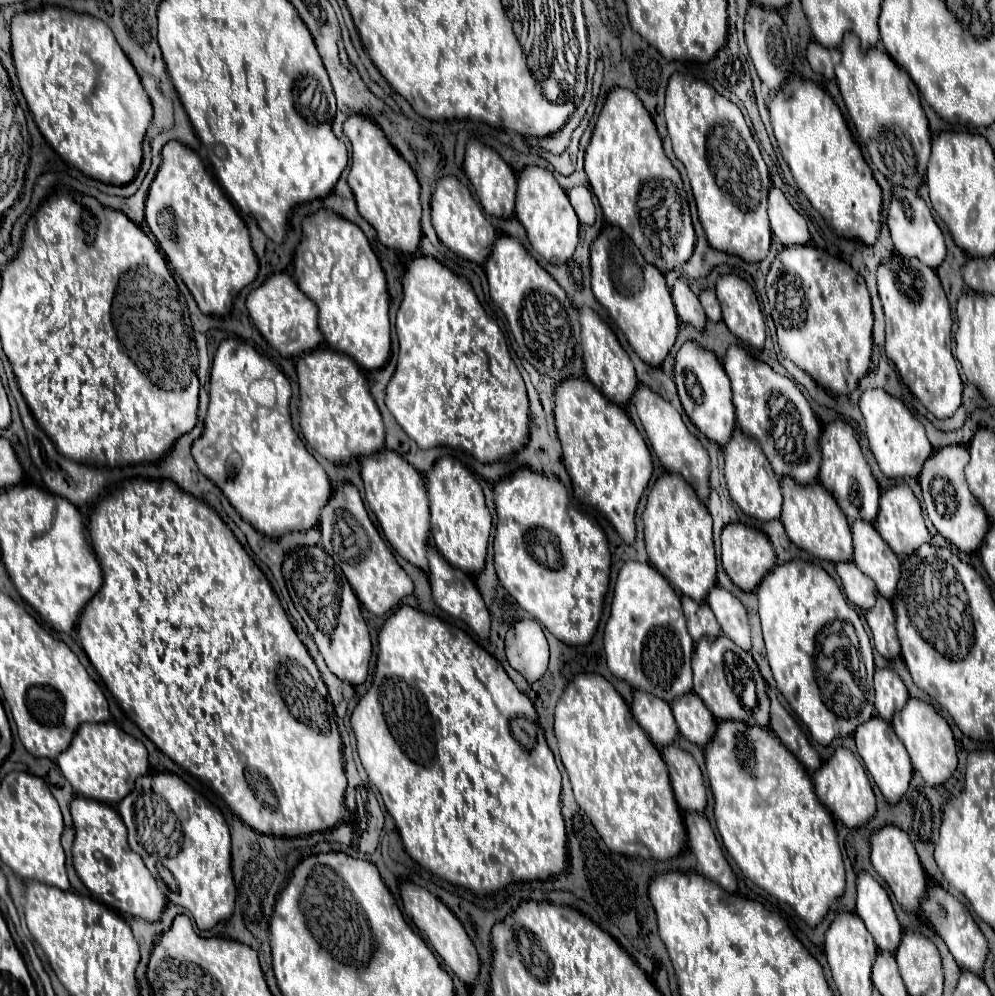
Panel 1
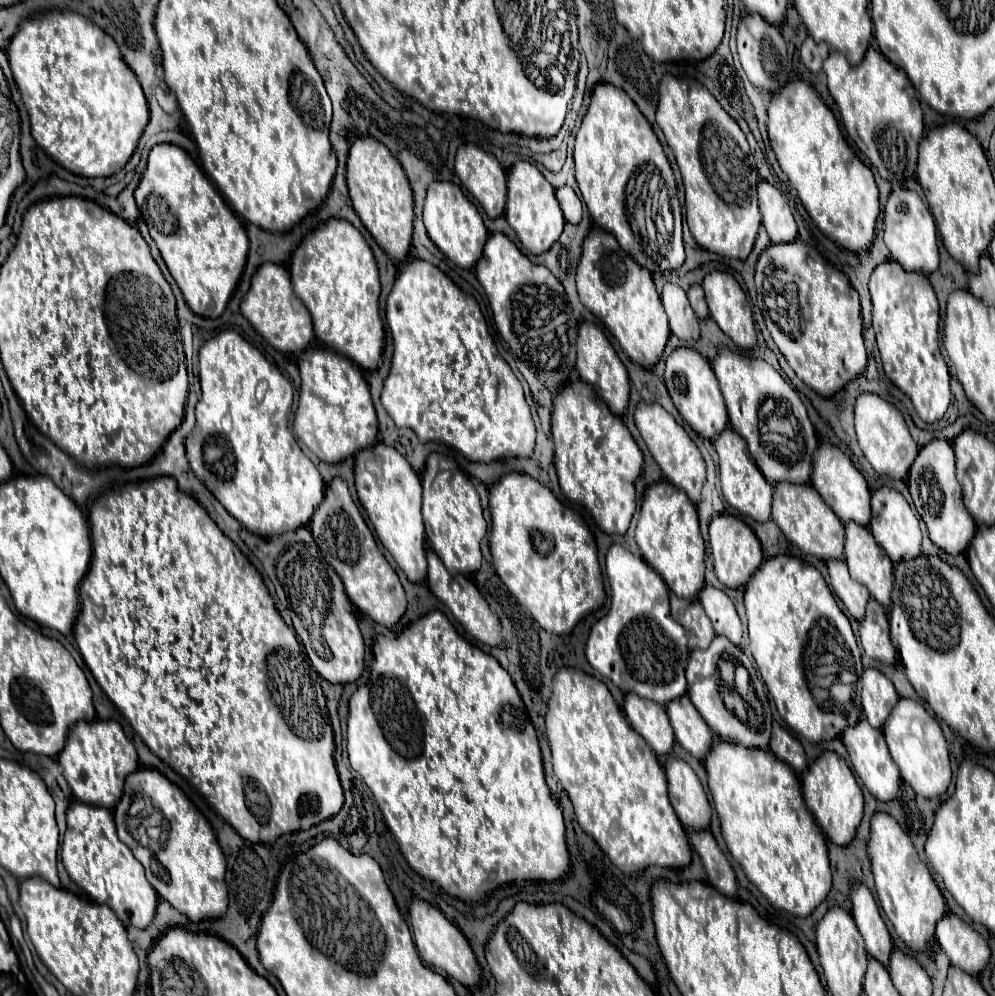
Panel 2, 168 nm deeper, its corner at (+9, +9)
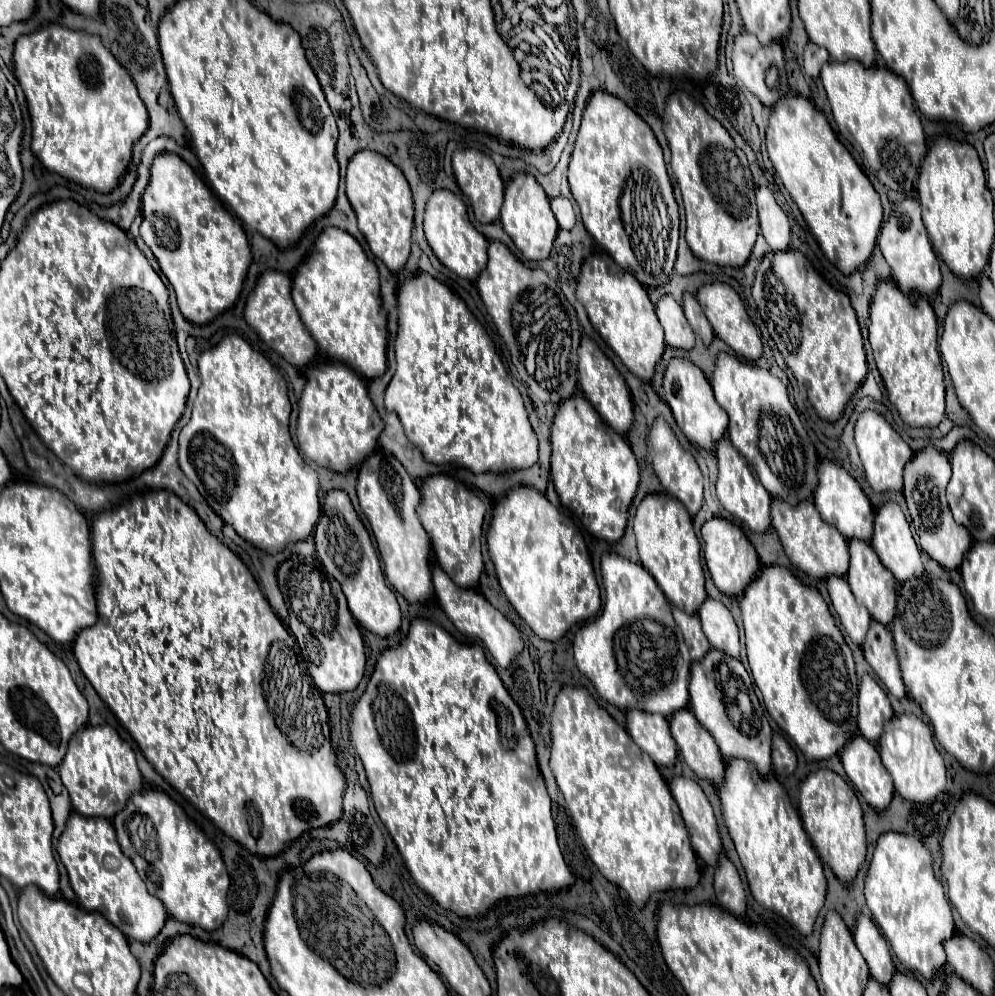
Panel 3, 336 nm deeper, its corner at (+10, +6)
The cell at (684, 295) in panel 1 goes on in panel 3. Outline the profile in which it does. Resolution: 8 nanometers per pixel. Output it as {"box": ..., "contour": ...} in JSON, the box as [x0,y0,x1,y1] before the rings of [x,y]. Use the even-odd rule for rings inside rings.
{"box":[656,295,696,351],"contour":[[[664,295],[658,301],[658,305],[656,305],[656,315],[658,315],[658,321],[664,327],[666,343],[670,347],[684,349],[684,351],[690,351],[694,347],[696,335],[690,329],[690,325],[688,325],[688,321],[684,317],[684,311],[682,311],[680,303],[676,303],[670,295]]]}

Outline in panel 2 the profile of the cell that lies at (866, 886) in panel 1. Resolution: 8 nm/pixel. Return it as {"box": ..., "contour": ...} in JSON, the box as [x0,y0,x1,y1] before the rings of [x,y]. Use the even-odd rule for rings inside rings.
{"box":[851,882,893,966],"contour":[[[857,882],[851,888],[851,904],[853,904],[851,914],[865,940],[867,952],[873,958],[877,958],[881,964],[887,966],[891,950],[893,950],[893,942],[891,942],[889,930],[881,918],[877,900],[863,882]]]}

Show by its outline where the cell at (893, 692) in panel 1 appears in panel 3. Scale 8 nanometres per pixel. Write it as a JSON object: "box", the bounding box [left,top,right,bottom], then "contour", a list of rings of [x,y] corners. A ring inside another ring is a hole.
{"box":[858,675,892,743],"contour":[[[864,675],[860,679],[858,689],[858,731],[870,743],[876,743],[882,727],[888,719],[892,719],[892,707],[886,691],[870,677]]]}

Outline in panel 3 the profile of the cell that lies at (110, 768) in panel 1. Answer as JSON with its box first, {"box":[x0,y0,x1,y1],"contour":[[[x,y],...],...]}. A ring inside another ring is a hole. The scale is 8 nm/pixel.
{"box":[58,725,144,819],"contour":[[[88,725],[76,731],[70,737],[68,751],[58,767],[58,773],[64,787],[68,789],[74,811],[84,817],[112,819],[116,813],[120,813],[120,809],[124,809],[128,797],[142,791],[144,787],[132,747],[122,741],[116,729],[110,725]]]}

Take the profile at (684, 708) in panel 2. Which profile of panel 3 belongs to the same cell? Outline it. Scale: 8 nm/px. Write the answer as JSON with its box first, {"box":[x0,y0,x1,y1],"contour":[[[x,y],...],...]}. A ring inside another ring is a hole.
{"box":[670,709,726,785],"contour":[[[688,709],[676,711],[670,717],[670,731],[686,765],[696,773],[696,777],[720,785],[724,781],[726,763],[714,737],[696,721],[696,717],[692,717]]]}

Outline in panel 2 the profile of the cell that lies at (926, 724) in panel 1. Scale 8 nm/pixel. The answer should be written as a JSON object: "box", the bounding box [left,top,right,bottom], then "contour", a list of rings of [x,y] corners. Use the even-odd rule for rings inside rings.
{"box":[883,698,951,798],"contour":[[[901,698],[889,718],[883,724],[883,734],[889,746],[889,752],[895,764],[901,770],[901,778],[913,786],[913,790],[925,798],[941,796],[951,784],[951,766],[949,766],[949,750],[937,720],[911,698]]]}

